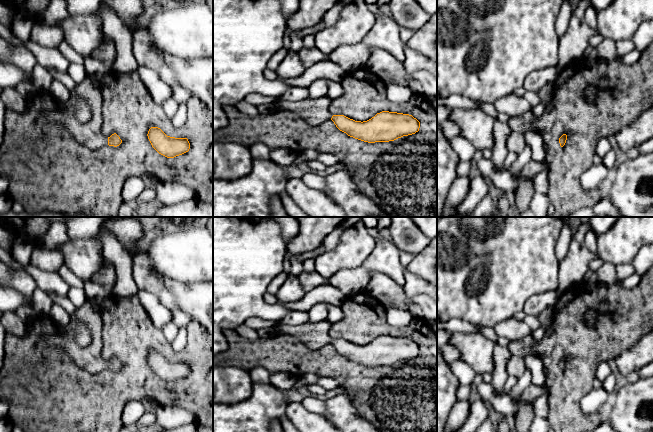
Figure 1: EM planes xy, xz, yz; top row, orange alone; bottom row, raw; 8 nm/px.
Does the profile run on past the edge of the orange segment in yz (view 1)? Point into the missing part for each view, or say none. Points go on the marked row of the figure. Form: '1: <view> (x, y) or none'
1: none

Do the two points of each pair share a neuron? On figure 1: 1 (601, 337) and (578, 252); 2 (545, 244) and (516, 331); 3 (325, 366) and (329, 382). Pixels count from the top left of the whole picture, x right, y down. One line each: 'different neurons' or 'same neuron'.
1: different neurons
2: different neurons
3: different neurons

